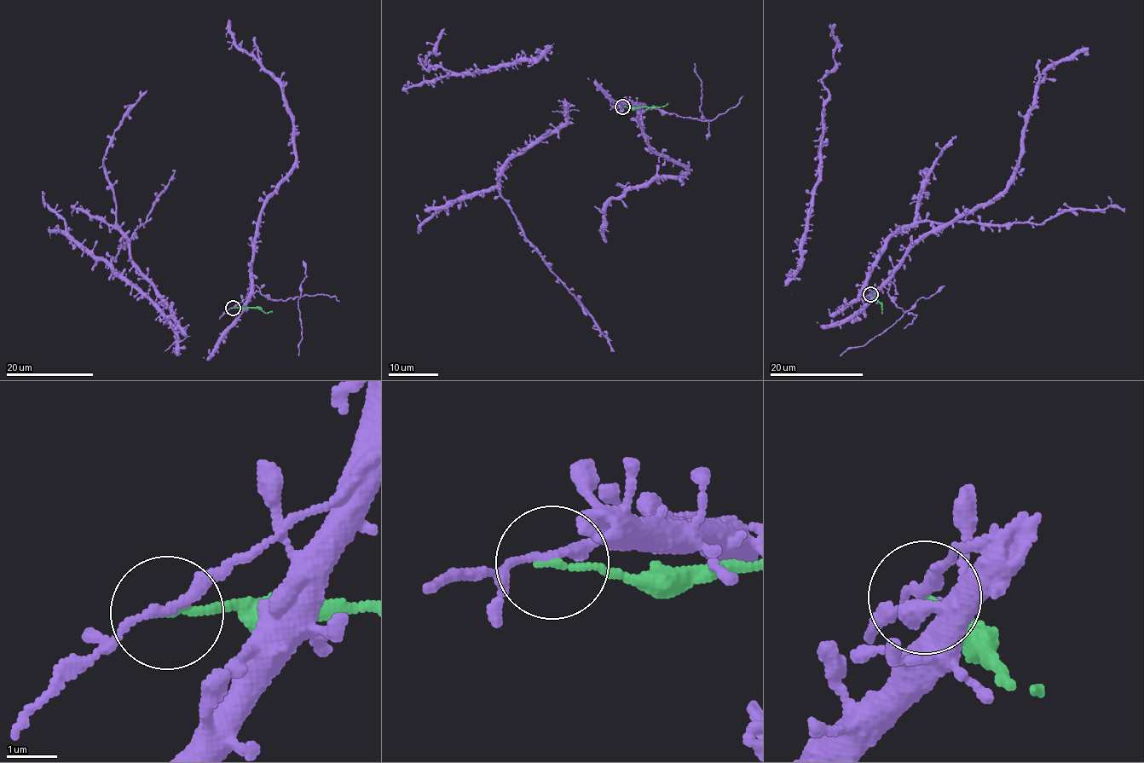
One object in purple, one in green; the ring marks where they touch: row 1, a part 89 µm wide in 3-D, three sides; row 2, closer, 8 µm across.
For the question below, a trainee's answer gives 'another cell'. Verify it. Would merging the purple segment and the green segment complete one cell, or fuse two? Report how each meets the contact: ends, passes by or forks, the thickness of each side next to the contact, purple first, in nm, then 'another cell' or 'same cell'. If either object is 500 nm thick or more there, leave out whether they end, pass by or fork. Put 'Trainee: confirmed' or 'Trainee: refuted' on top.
Trainee: confirmed
purple passes by | green ends | 180/140 nm | another cell

